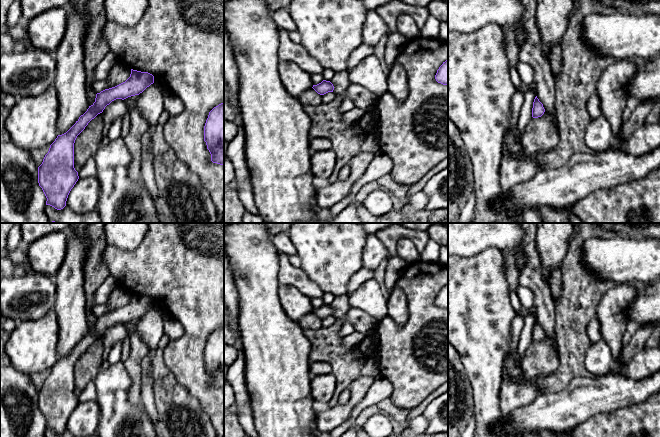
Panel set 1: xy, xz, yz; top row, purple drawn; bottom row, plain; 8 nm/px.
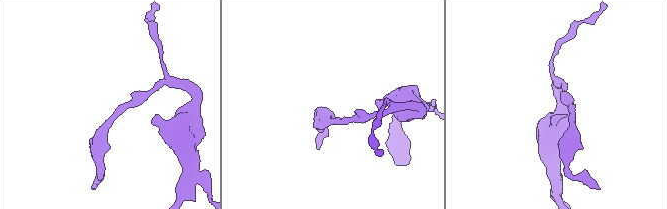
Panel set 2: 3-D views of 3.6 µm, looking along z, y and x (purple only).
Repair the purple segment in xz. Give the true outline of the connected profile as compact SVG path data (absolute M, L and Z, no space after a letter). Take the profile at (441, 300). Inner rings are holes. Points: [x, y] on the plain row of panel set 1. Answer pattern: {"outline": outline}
{"outline": "M448 283L437 294L435 303L438 307L448 309Z"}

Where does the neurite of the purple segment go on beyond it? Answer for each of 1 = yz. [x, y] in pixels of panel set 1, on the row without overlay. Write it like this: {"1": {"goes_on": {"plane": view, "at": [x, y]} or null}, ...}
{"1": {"goes_on": null}}

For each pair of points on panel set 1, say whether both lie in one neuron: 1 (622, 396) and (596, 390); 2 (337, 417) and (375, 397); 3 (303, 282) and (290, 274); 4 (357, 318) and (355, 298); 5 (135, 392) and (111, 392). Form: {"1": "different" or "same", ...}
{"1": "same", "2": "different", "3": "same", "4": "different", "5": "different"}

